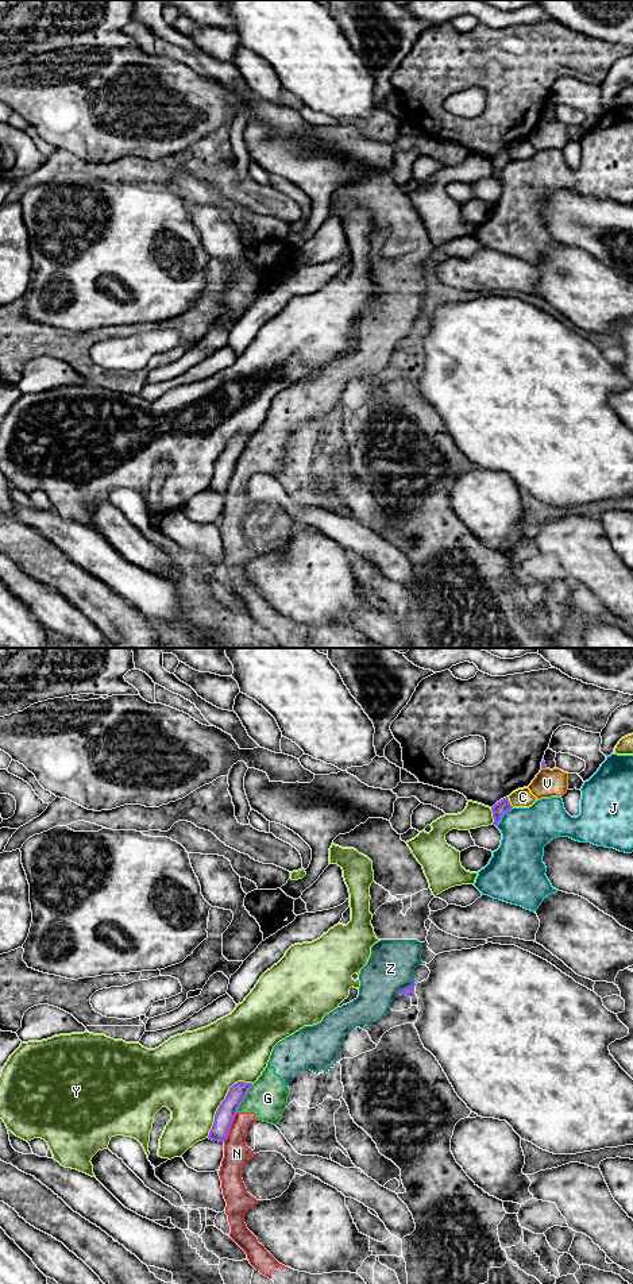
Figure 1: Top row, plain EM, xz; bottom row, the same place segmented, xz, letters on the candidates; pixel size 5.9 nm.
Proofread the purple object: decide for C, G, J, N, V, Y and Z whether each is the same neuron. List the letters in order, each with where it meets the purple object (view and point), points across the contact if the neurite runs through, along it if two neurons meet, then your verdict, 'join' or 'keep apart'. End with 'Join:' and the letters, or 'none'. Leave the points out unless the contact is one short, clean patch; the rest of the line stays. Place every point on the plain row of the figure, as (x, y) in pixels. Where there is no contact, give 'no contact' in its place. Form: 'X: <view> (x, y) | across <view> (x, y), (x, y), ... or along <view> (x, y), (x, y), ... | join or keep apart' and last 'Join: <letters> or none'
C: xz (509, 154) | keep apart
G: xz (244, 448) | along xz (253, 436), (236, 463) | keep apart
J: xz (502, 166) | keep apart
N: xz (230, 478) | along xz (236, 463), (228, 488), (223, 493) | keep apart
V: xz (544, 119) | keep apart
Y: xz (222, 454) | keep apart
Z: xz (406, 339) | keep apart
Join: none

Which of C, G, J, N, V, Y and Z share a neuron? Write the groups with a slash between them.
C G N Z / J / V / Y

